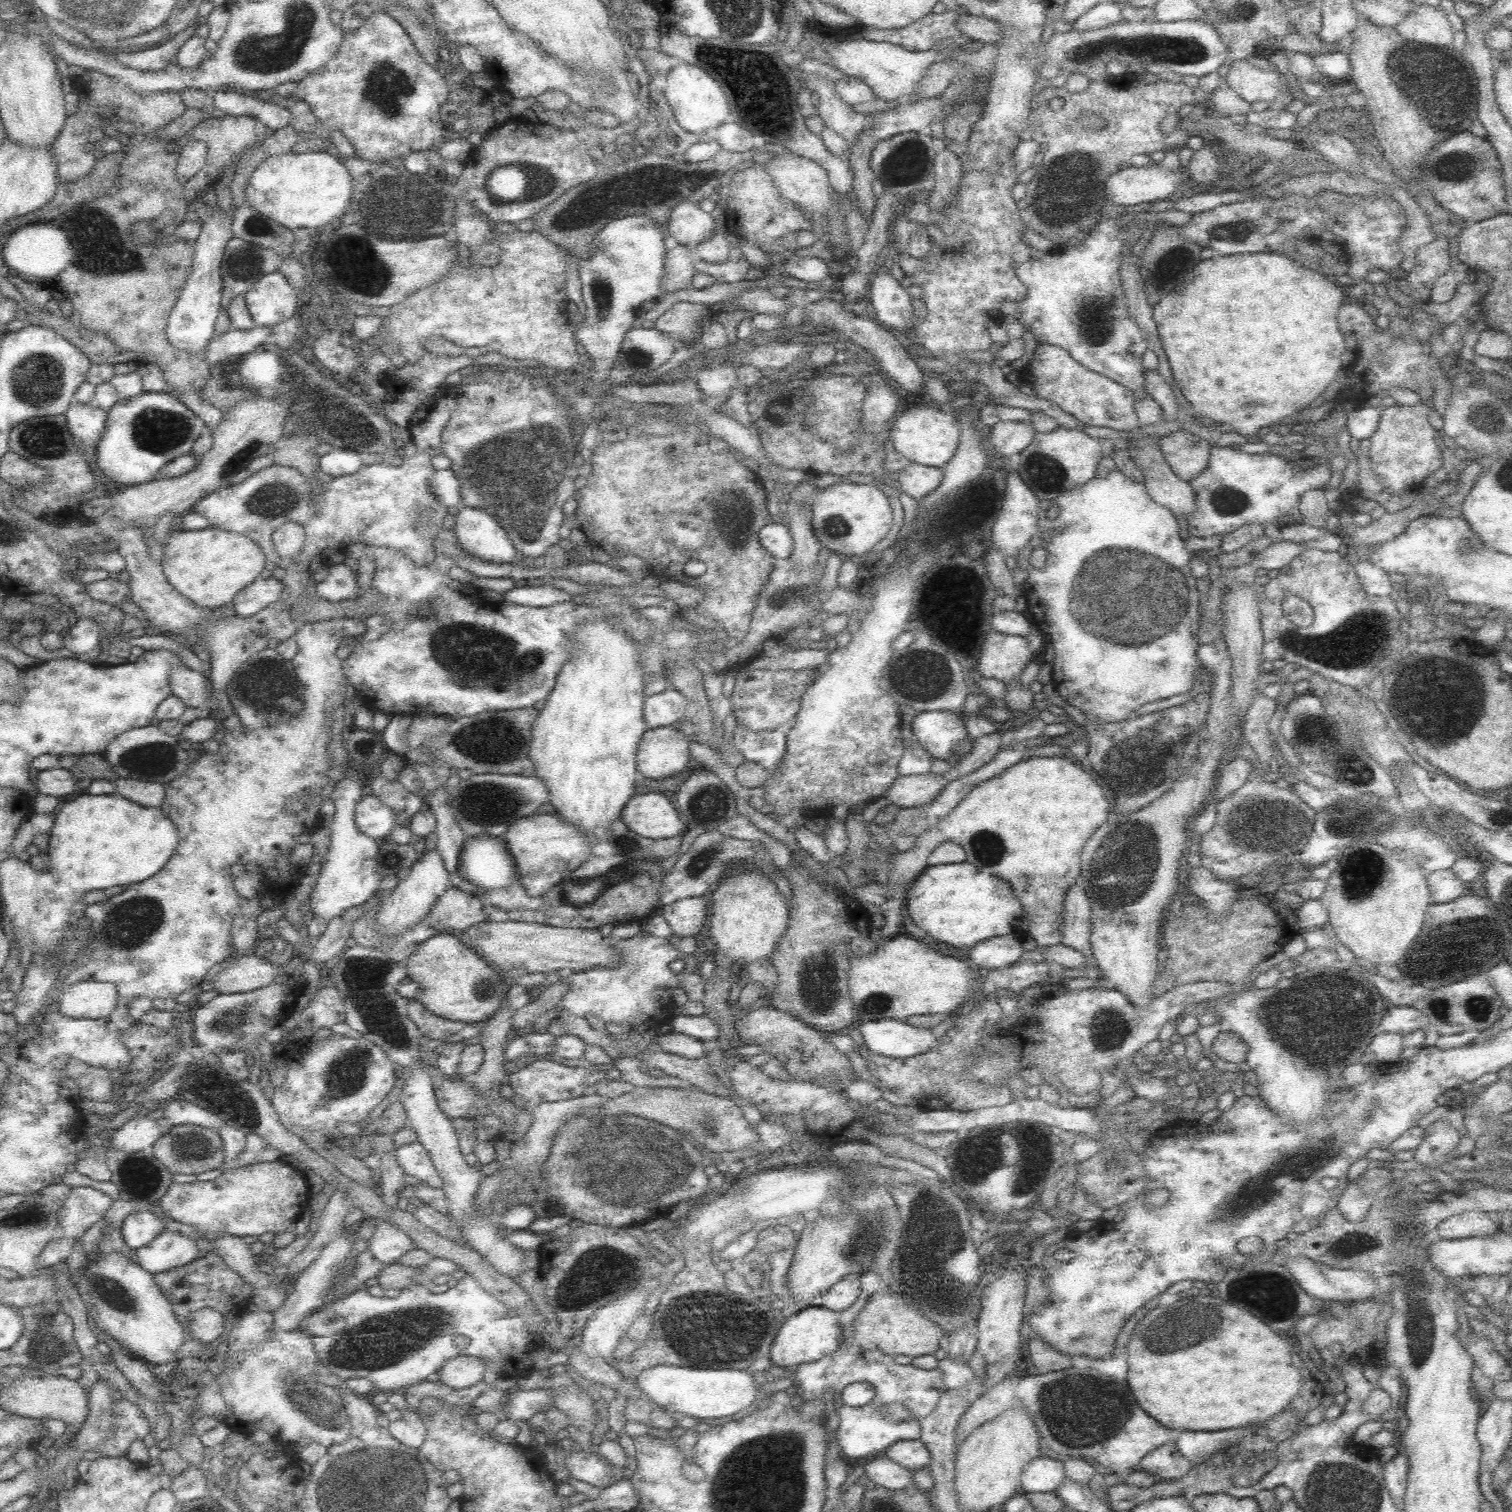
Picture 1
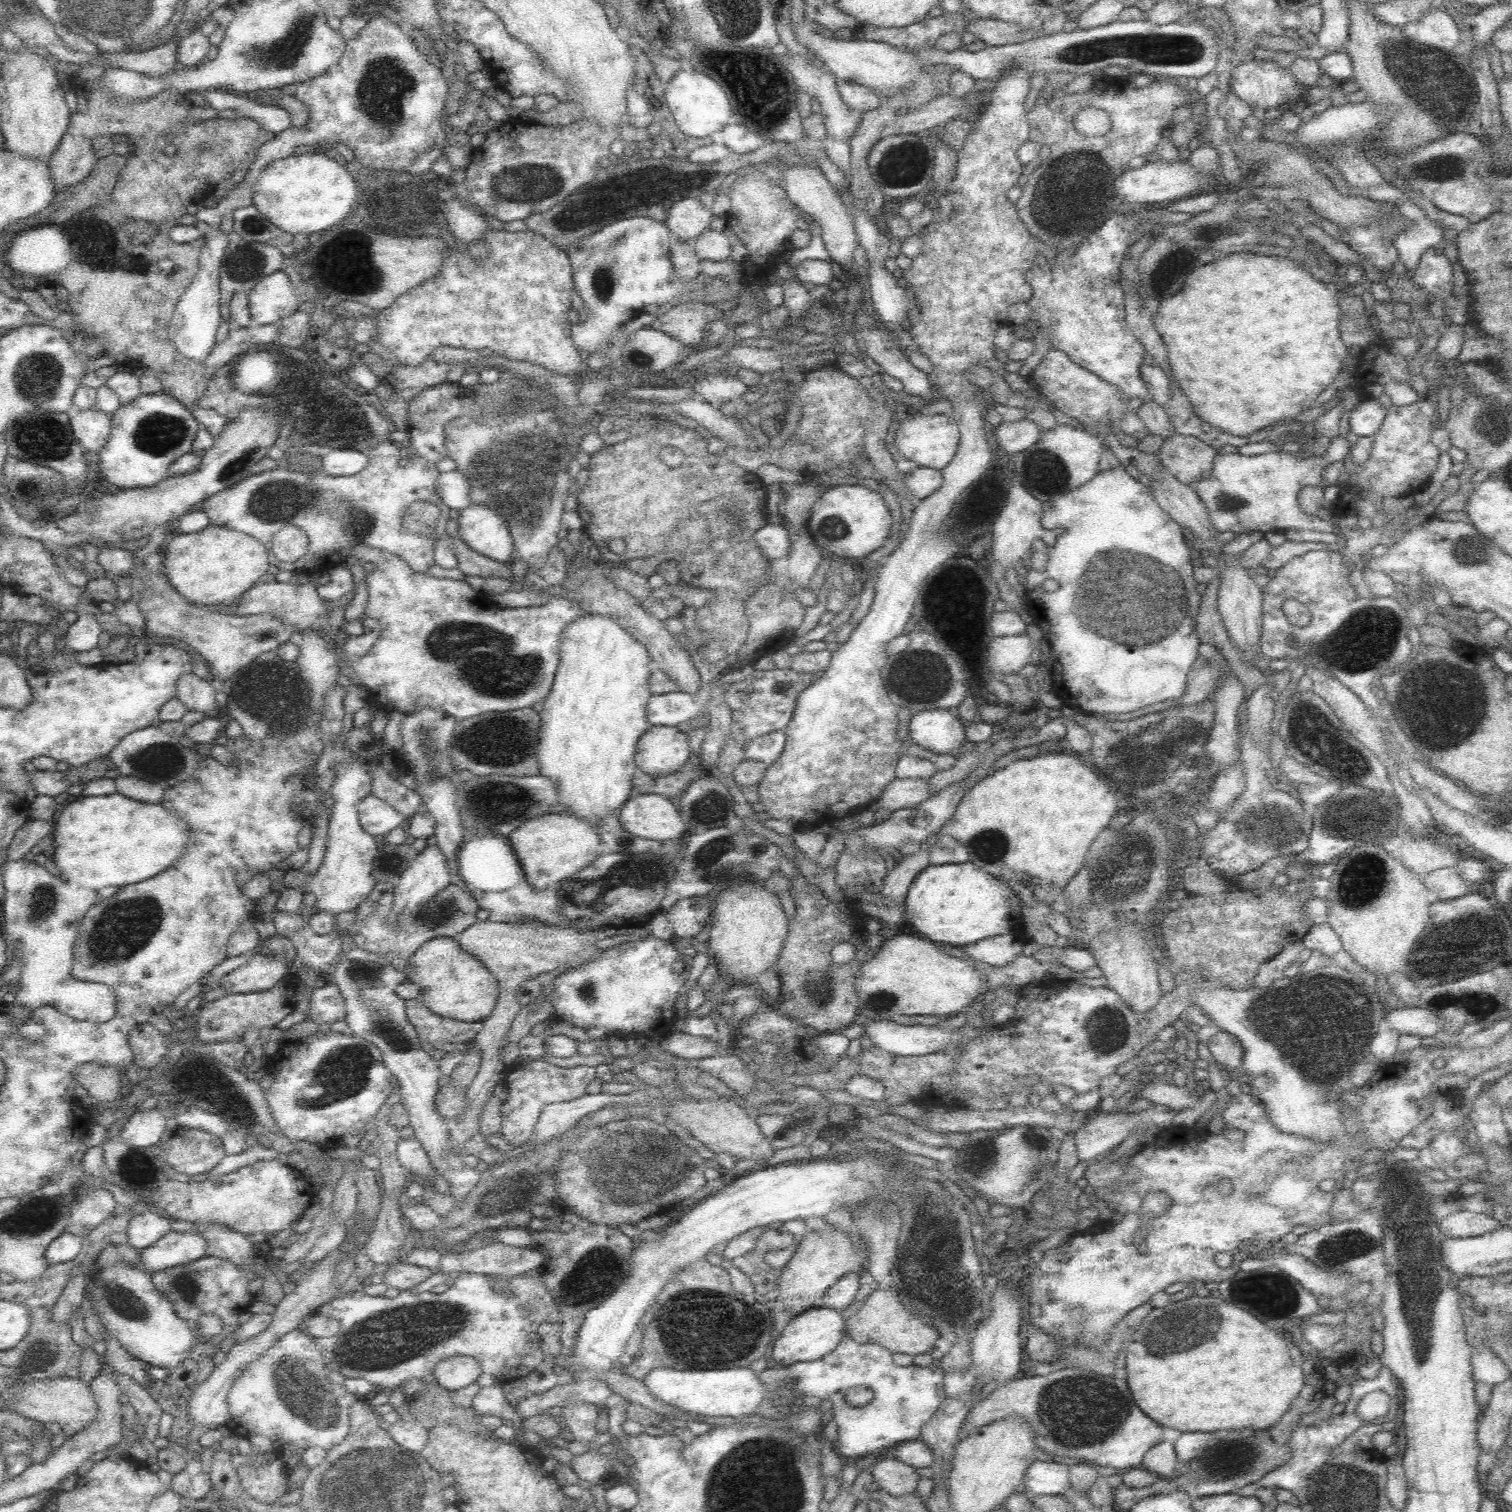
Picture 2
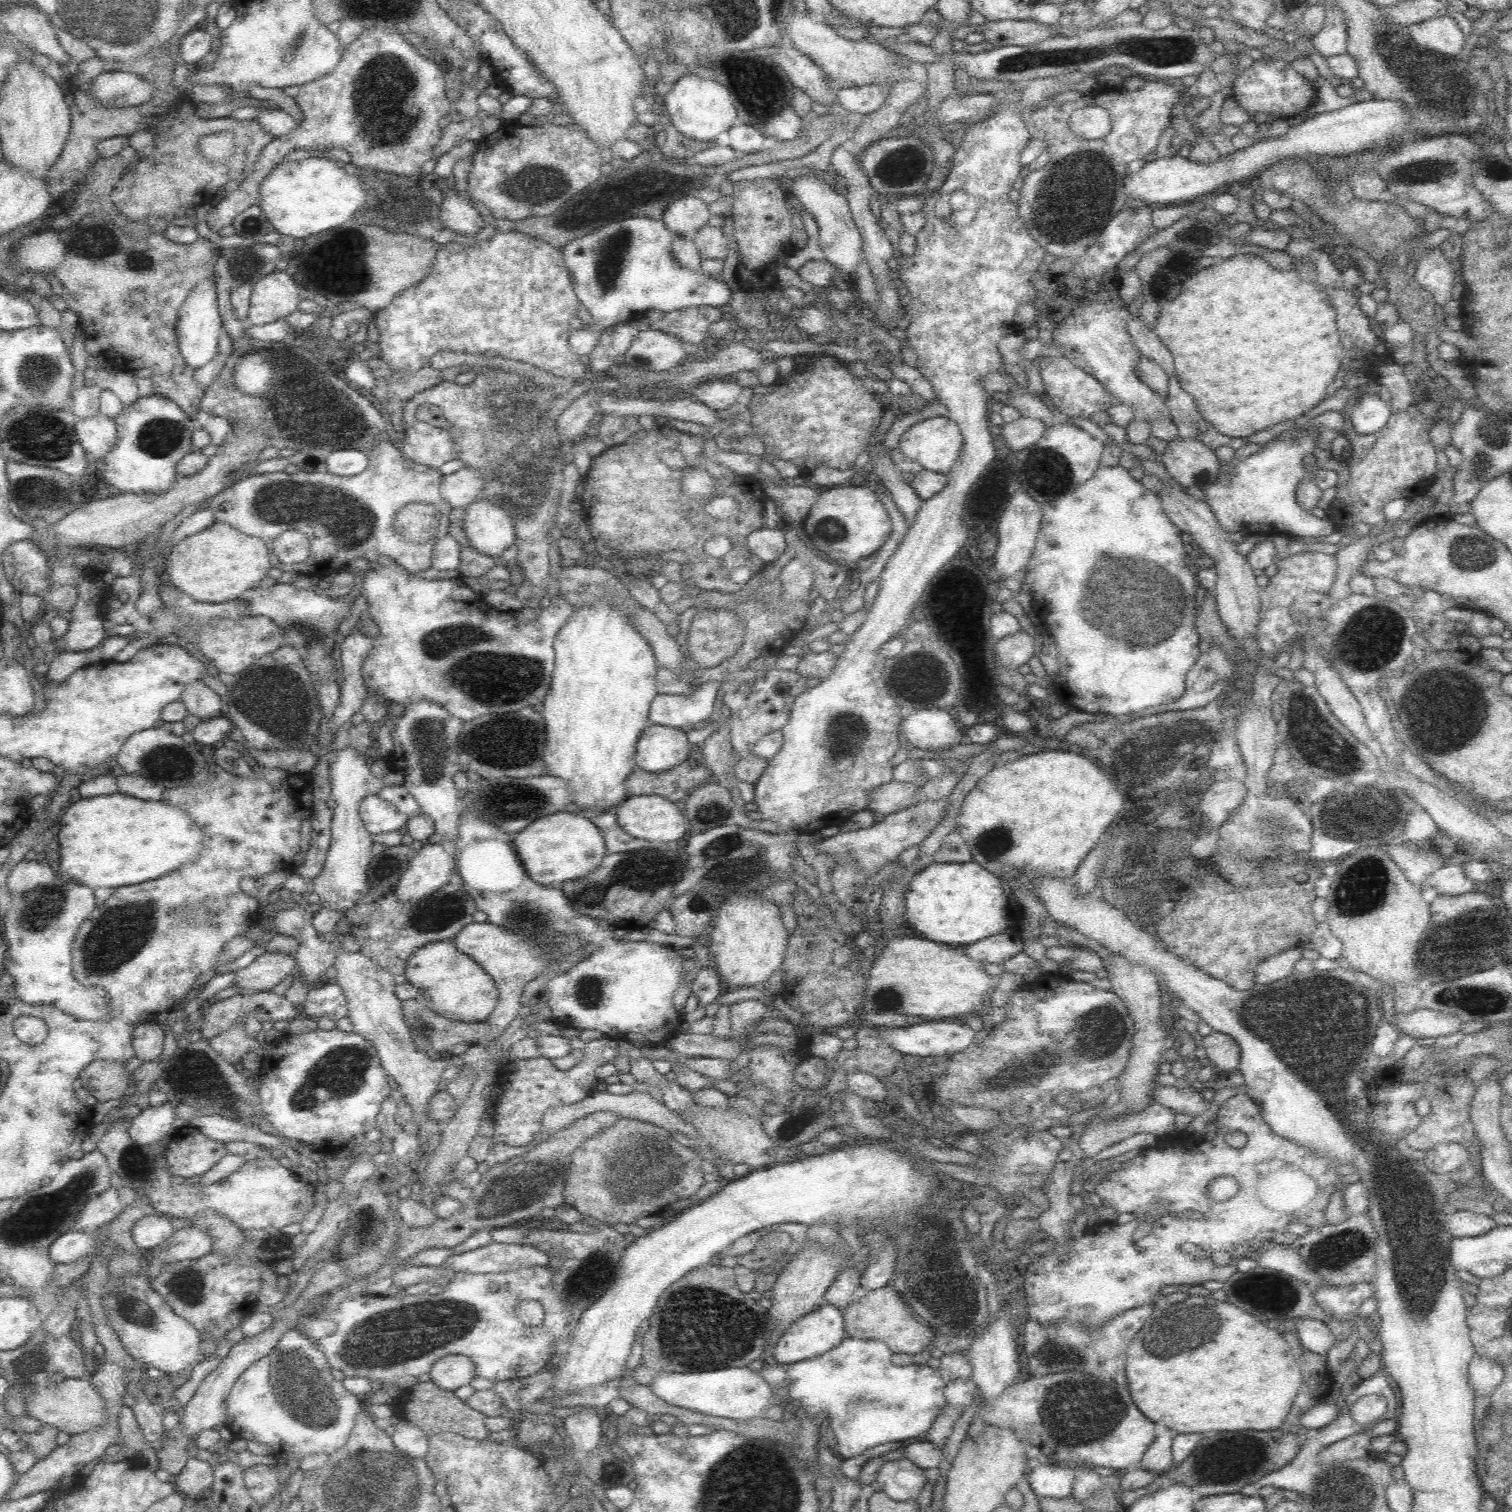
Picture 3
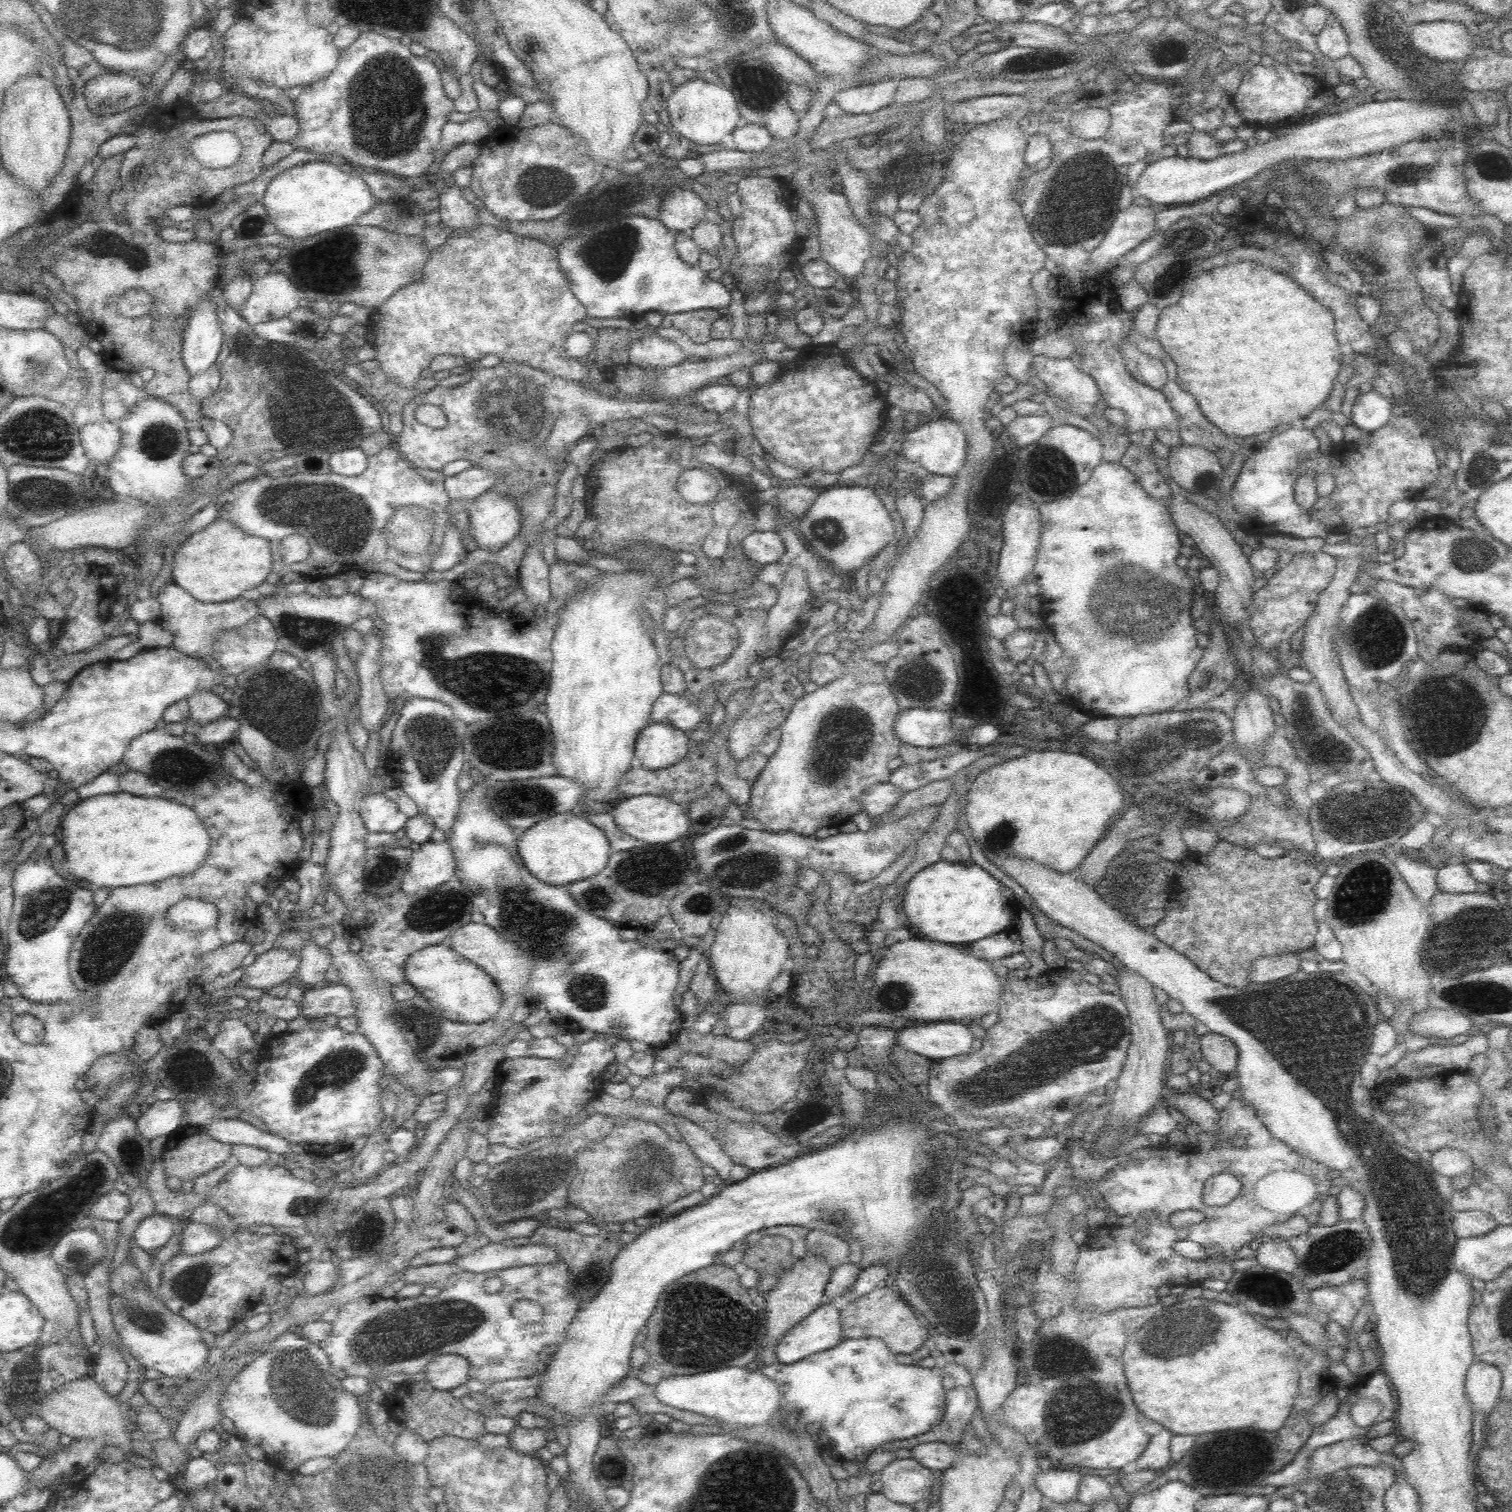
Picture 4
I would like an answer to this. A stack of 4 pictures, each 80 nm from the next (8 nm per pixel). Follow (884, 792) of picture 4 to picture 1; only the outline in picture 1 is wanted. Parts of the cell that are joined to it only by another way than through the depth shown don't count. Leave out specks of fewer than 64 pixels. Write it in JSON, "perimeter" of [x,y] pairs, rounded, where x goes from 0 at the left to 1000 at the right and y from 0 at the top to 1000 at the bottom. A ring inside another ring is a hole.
{"perimeter":[[[616,510],[602,513],[595,513],[590,518],[586,527],[589,532],[596,534],[608,533],[616,530],[616,528],[623,524],[626,518],[627,516],[623,512],[618,512]]]}

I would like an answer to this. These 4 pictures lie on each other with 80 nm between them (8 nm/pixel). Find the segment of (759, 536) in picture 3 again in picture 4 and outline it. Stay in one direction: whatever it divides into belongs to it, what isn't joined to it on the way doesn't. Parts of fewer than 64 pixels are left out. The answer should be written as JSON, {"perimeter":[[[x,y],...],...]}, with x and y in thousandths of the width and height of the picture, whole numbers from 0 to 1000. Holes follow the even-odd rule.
{"perimeter":[[[515,350],[510,352],[497,352],[491,357],[491,366],[499,372],[508,374],[516,370],[519,361]]]}

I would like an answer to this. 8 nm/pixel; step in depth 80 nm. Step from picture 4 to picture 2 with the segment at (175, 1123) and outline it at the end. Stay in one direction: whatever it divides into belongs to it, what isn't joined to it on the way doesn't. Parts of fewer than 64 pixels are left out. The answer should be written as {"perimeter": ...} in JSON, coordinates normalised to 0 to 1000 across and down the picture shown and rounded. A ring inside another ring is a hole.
{"perimeter":[[[97,734],[90,735],[81,744],[79,752],[87,759],[95,760],[105,757],[110,747],[111,734]]]}

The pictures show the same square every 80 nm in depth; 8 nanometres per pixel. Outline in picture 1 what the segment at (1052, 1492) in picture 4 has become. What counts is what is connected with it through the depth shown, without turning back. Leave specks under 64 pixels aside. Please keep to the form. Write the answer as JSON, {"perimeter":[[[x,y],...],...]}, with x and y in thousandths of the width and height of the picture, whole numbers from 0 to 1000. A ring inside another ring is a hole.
{"perimeter":[[[688,962],[683,965],[675,976],[675,985],[678,987],[698,987],[704,978],[704,968]]]}

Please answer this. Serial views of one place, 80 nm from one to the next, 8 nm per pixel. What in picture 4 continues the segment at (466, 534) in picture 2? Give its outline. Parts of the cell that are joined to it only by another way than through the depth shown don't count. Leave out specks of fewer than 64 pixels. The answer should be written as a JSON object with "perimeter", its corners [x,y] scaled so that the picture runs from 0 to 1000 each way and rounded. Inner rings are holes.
{"perimeter":[[[321,325],[310,331],[308,338],[311,343],[311,353],[316,362],[327,364],[345,352],[345,339],[341,333],[330,325]]]}

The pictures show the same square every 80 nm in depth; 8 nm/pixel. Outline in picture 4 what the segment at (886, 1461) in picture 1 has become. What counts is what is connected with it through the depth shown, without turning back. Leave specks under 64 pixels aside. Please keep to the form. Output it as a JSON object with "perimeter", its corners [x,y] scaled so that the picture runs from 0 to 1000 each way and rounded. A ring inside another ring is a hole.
{"perimeter":[[[591,965],[581,976],[583,979],[583,987],[594,995],[604,995],[614,991],[619,980],[616,972],[612,971],[606,965]]]}

